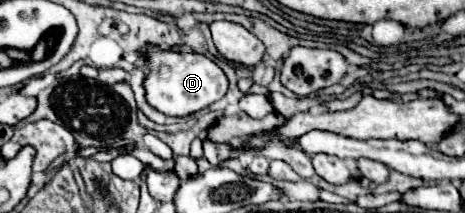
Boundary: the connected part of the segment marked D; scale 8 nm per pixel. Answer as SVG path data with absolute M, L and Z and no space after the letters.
M145 45L139 49L147 57L149 73L143 79L145 99L157 111L171 117L187 117L193 115L211 103L219 101L227 93L227 77L223 69L205 55L199 53L179 53L171 49L163 49L159 45Z

